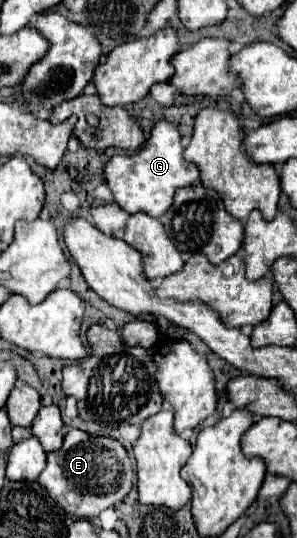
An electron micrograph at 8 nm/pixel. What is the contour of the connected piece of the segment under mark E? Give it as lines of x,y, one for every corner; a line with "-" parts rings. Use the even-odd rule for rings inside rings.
69,430
59,450
47,454
47,468
39,476
39,484
47,488
49,496
67,512
79,518
93,520
105,508
115,506
117,494
129,494
133,486
133,464
121,442
105,436
91,436
83,430
-
109,490
117,490
109,492

